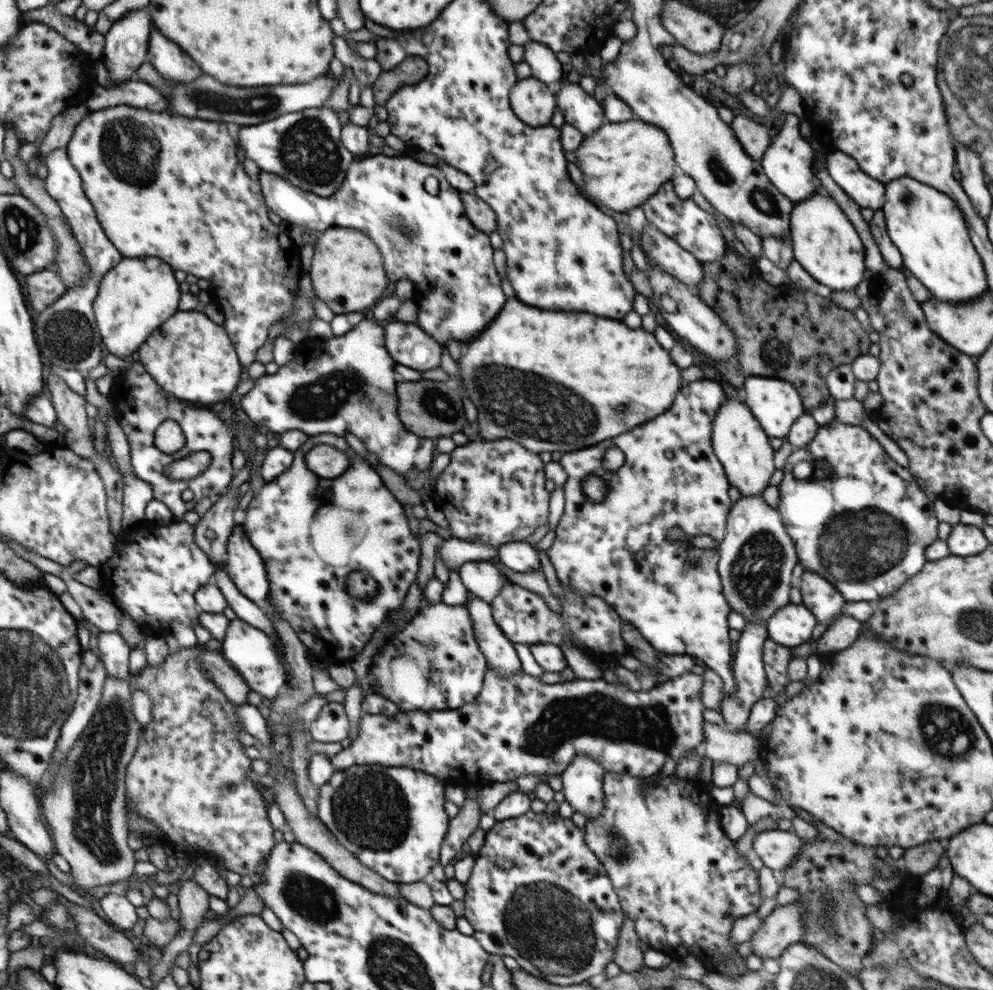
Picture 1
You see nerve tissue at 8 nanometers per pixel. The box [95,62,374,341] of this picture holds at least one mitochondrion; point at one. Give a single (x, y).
(308, 154)

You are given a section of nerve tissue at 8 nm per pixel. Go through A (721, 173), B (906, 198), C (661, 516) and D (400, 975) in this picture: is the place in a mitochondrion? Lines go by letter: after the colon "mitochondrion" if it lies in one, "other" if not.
A: mitochondrion
B: mitochondrion
C: mitochondrion
D: mitochondrion

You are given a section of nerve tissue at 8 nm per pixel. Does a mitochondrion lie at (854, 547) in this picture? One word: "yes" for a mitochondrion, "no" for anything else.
yes

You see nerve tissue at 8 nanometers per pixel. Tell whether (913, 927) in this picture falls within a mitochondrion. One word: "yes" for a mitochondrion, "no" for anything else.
no

